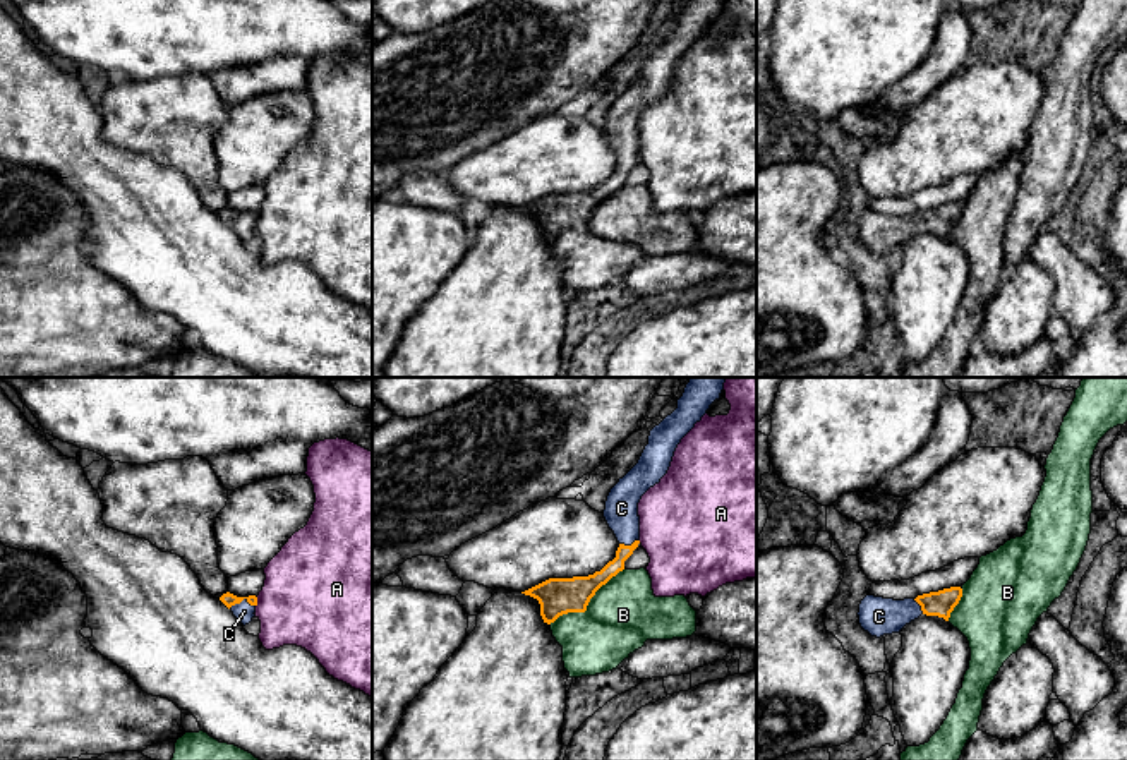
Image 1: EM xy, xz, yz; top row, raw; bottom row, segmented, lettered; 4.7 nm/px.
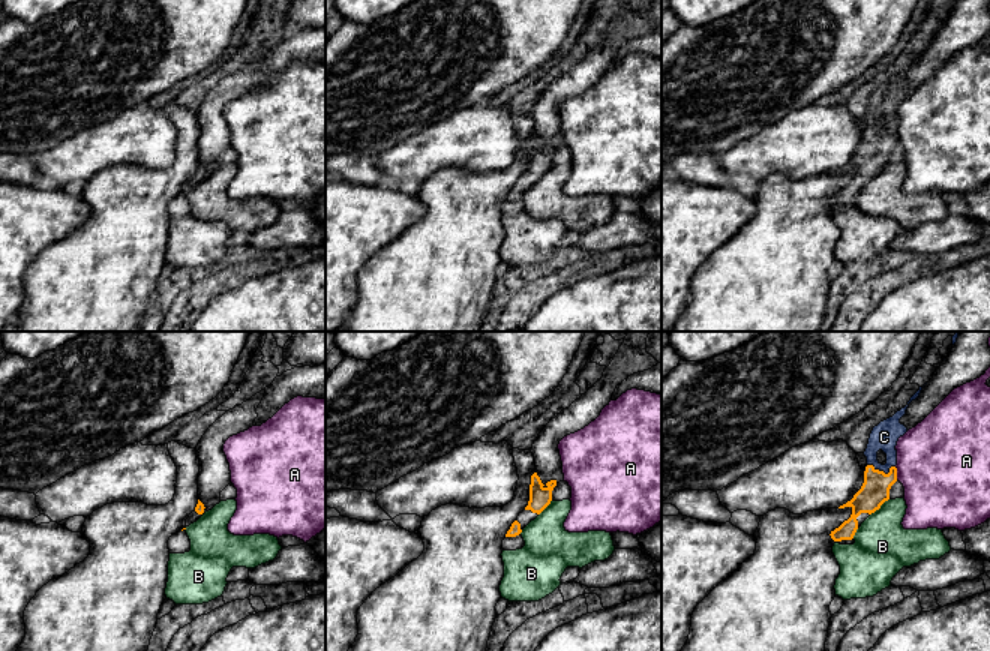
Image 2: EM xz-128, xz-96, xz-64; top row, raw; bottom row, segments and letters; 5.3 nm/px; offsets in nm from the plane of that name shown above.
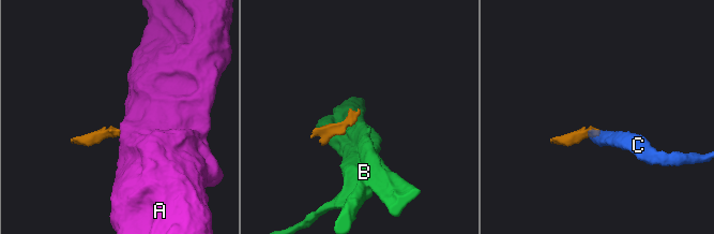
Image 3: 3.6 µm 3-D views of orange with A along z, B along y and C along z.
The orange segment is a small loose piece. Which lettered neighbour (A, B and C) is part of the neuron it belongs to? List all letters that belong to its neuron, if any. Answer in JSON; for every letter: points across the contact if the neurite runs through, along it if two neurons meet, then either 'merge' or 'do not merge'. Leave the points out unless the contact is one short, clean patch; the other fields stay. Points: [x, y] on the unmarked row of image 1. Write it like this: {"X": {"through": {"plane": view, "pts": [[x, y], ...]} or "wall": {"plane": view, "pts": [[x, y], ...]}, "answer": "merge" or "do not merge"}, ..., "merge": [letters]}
{"A": {"wall": {"plane": "xy", "pts": [[258, 213], [256, 222]]}, "answer": "do not merge"}, "B": {"answer": "do not merge"}, "C": {"through": {"plane": "xy", "pts": [[229, 215], [241, 217], [244, 227]]}, "answer": "merge"}, "merge": ["C"]}

